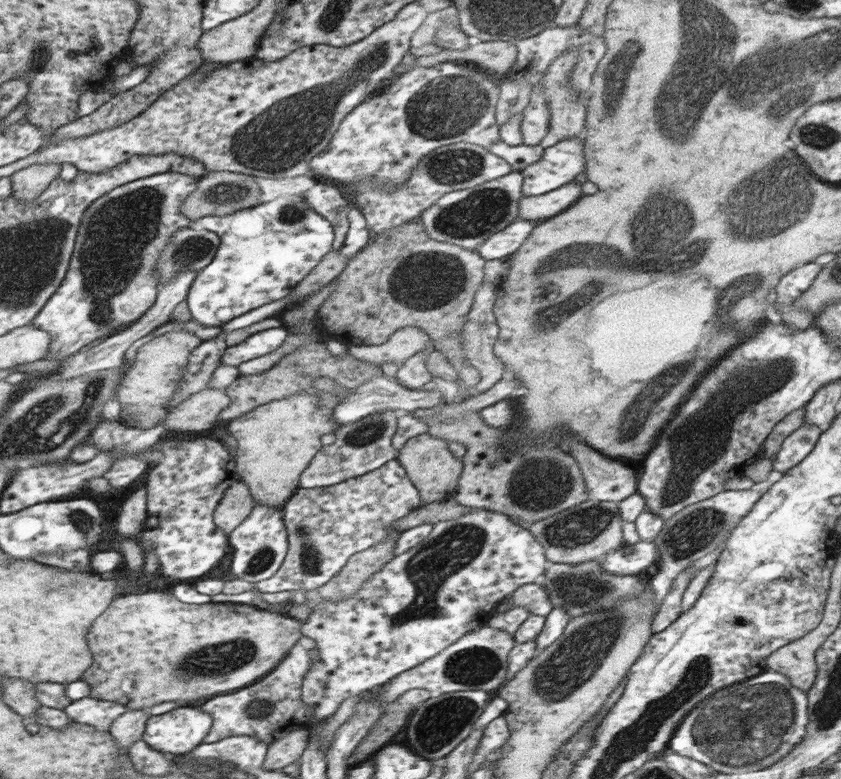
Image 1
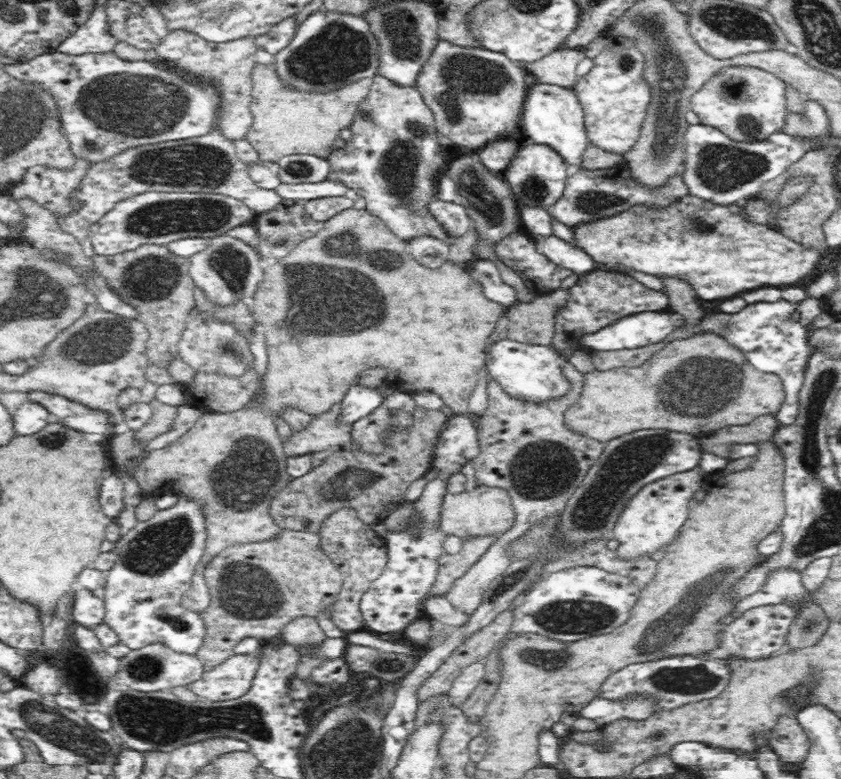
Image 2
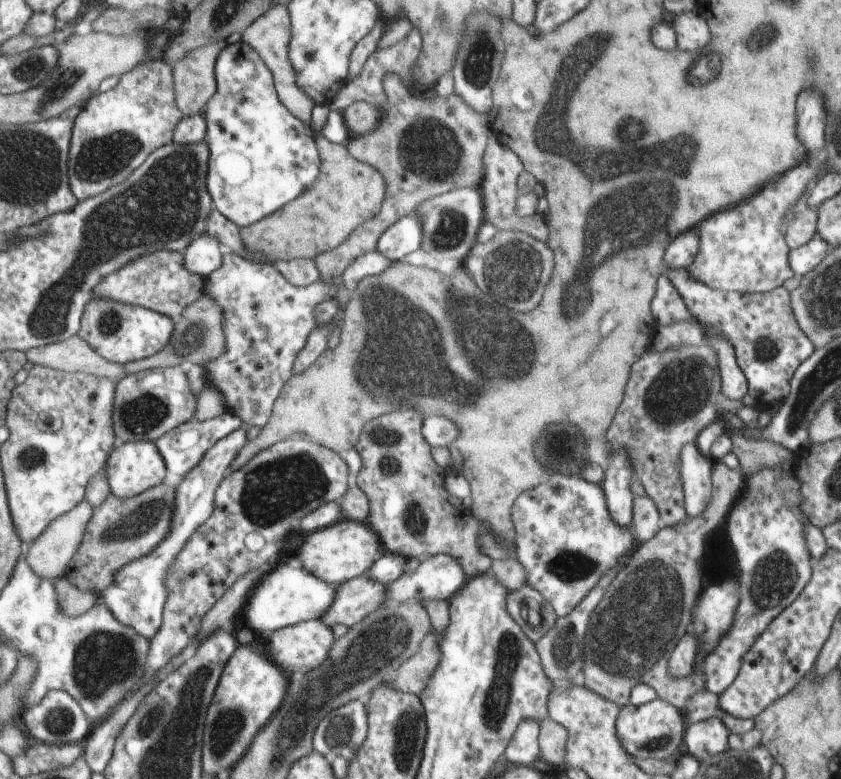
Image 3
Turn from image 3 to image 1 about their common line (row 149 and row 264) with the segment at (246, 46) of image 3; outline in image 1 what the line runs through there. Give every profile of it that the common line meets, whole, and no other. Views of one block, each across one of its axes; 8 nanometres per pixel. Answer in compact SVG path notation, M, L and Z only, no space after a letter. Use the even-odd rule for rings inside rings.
M301 196L279 198L269 204L261 204L255 208L245 208L229 216L207 216L197 220L203 232L217 232L223 236L223 244L215 256L215 260L199 272L199 278L193 282L187 304L193 314L193 322L199 326L217 326L223 328L231 324L231 320L239 316L247 316L247 312L255 312L255 308L263 308L275 300L283 300L293 294L293 290L331 254L335 242L335 226L311 206L307 206Z

